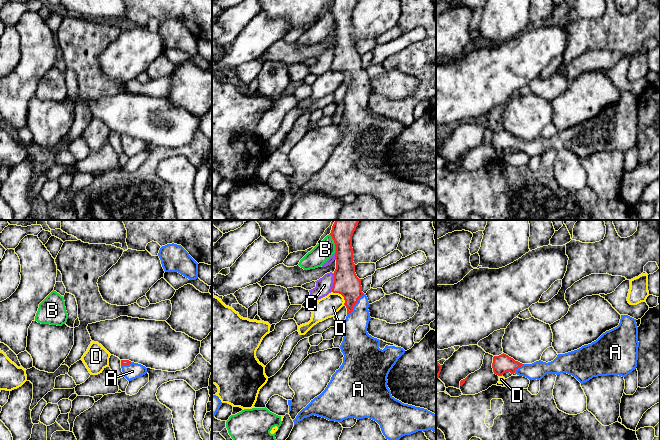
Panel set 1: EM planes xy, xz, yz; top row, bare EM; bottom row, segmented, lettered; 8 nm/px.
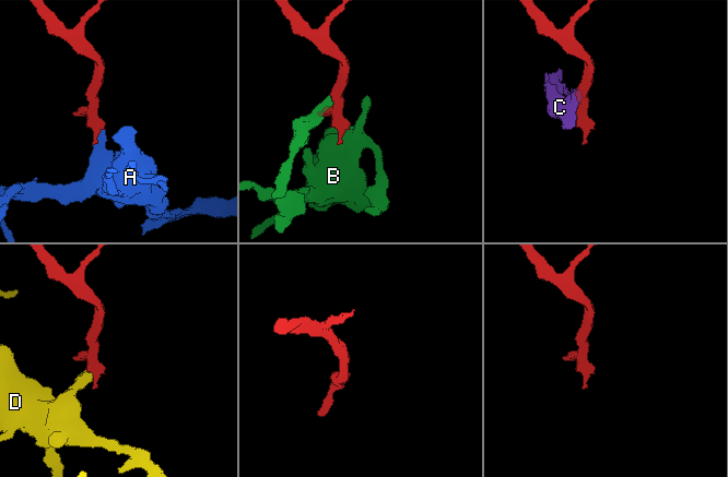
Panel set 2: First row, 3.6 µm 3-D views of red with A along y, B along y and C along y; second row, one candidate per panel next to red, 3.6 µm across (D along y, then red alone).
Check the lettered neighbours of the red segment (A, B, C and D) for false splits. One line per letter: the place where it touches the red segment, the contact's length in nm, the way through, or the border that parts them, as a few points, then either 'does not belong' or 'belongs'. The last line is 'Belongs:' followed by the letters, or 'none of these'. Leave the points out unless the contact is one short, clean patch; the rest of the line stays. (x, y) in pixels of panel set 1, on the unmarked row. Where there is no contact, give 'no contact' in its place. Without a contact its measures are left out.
A: meets red in xz at (355, 79); contact 220 nm long; runs through xz (346, 58), (351, 65), (355, 79), (356, 99); belongs
B: meets red in xz at (334, 17); contact 90 nm long; border along xz (330, 12), (335, 21); does not belong
C: meets red in xz at (334, 58); contact 150 nm long; does not belong
D: meets red in xz at (341, 70); contact 150 nm long; border along xz (332, 67), (338, 68), (343, 73), (344, 80); does not belong
Belongs: A

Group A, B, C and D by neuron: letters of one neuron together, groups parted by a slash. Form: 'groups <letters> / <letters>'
groups A / B / C / D

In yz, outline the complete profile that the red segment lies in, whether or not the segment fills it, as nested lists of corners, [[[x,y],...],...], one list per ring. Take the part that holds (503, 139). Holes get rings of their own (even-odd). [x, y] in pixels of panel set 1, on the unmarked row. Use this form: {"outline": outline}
{"outline": [[[621,91],[617,103],[606,107],[591,120],[558,130],[551,138],[539,136],[522,140],[503,129],[493,133],[492,144],[498,152],[510,148],[529,156],[541,156],[546,150],[567,149],[583,160],[598,152],[626,153],[637,143],[638,123],[636,95]]]}

